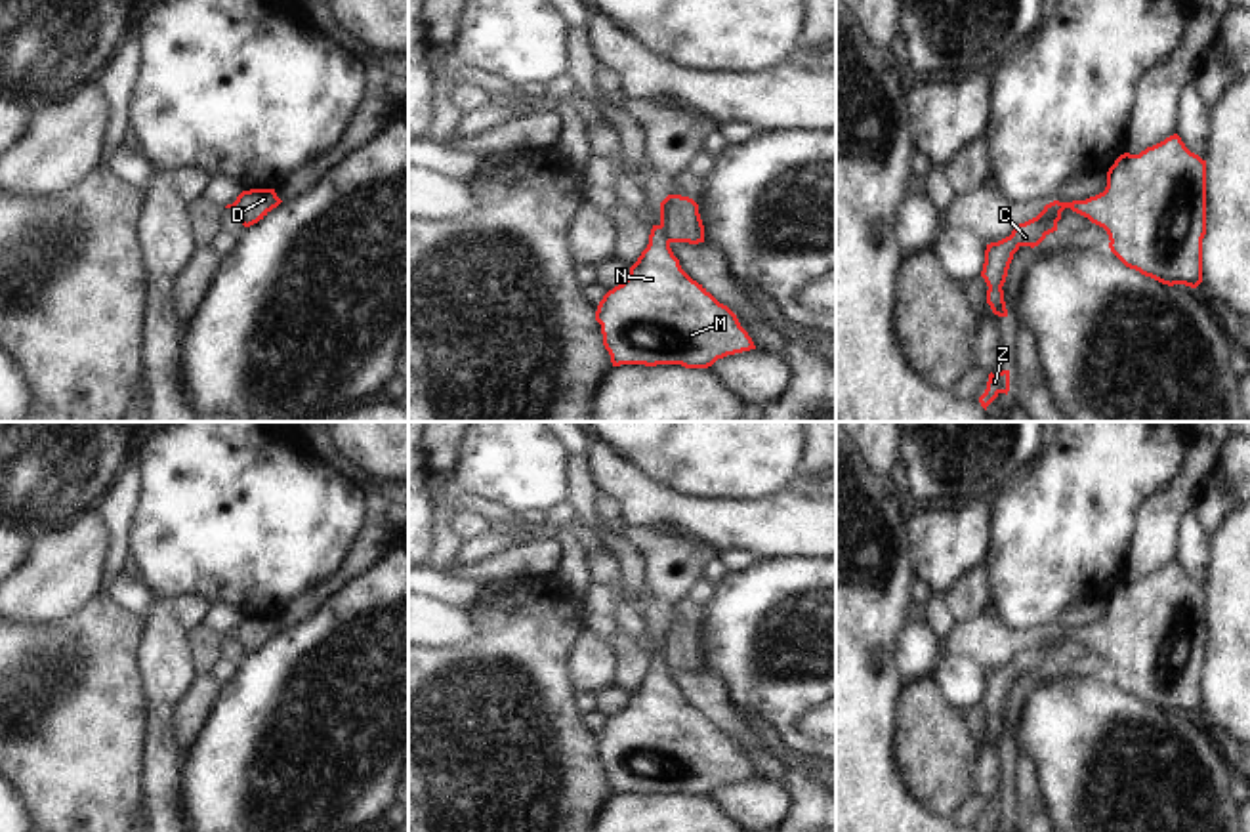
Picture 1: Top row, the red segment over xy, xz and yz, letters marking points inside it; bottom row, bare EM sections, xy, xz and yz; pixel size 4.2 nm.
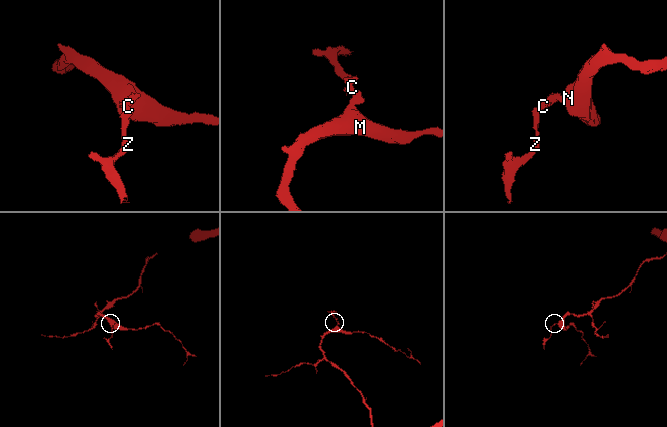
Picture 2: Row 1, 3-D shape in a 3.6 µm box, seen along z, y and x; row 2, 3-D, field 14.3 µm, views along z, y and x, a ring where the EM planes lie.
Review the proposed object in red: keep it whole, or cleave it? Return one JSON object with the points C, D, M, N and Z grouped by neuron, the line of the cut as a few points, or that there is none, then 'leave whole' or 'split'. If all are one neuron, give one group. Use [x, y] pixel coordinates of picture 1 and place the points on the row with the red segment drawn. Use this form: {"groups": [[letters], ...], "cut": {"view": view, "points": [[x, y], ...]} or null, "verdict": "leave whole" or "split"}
{"groups": [["C", "D", "Z"], ["M", "N"]], "cut": {"view": "xz", "points": [[659, 226], [668, 243]]}, "verdict": "split"}

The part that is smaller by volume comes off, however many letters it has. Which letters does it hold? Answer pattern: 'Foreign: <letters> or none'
Foreign: C, D, Z

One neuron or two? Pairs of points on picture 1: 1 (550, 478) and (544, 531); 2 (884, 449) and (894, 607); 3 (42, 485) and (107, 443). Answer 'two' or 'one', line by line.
1: two
2: two
3: one

